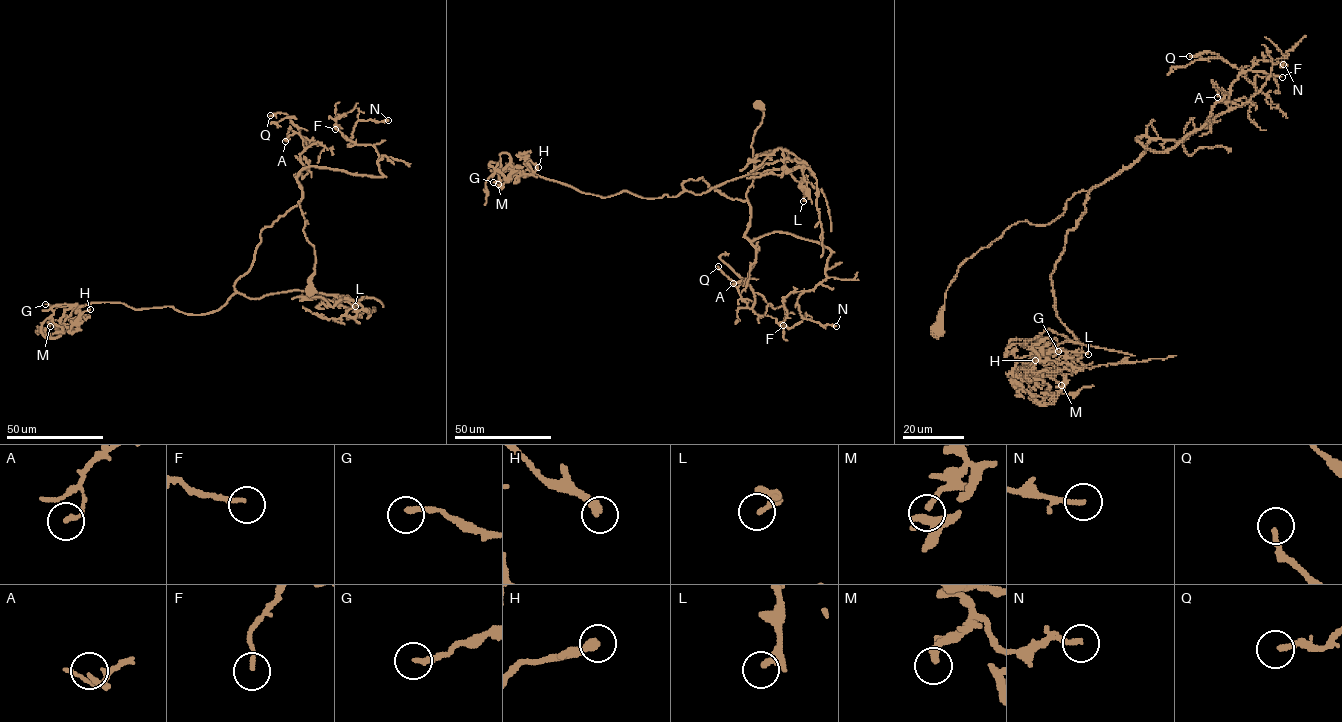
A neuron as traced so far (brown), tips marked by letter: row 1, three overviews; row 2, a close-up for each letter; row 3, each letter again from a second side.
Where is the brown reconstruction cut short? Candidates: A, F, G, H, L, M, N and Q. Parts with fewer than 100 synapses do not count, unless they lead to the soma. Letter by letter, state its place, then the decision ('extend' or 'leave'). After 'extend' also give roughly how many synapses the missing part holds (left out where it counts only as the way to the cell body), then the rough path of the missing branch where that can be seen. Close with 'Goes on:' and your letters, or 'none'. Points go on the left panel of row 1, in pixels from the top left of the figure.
A: (285, 141) | leave
F: (335, 129) | leave
G: (45, 304) | extend | 130 syn | (45, 304), (33, 302), (26, 308), (25, 313), (29, 312)
H: (90, 309) | leave
L: (355, 306) | leave
M: (50, 326) | leave
N: (388, 120) | leave
Q: (270, 115) | leave
Goes on: G

